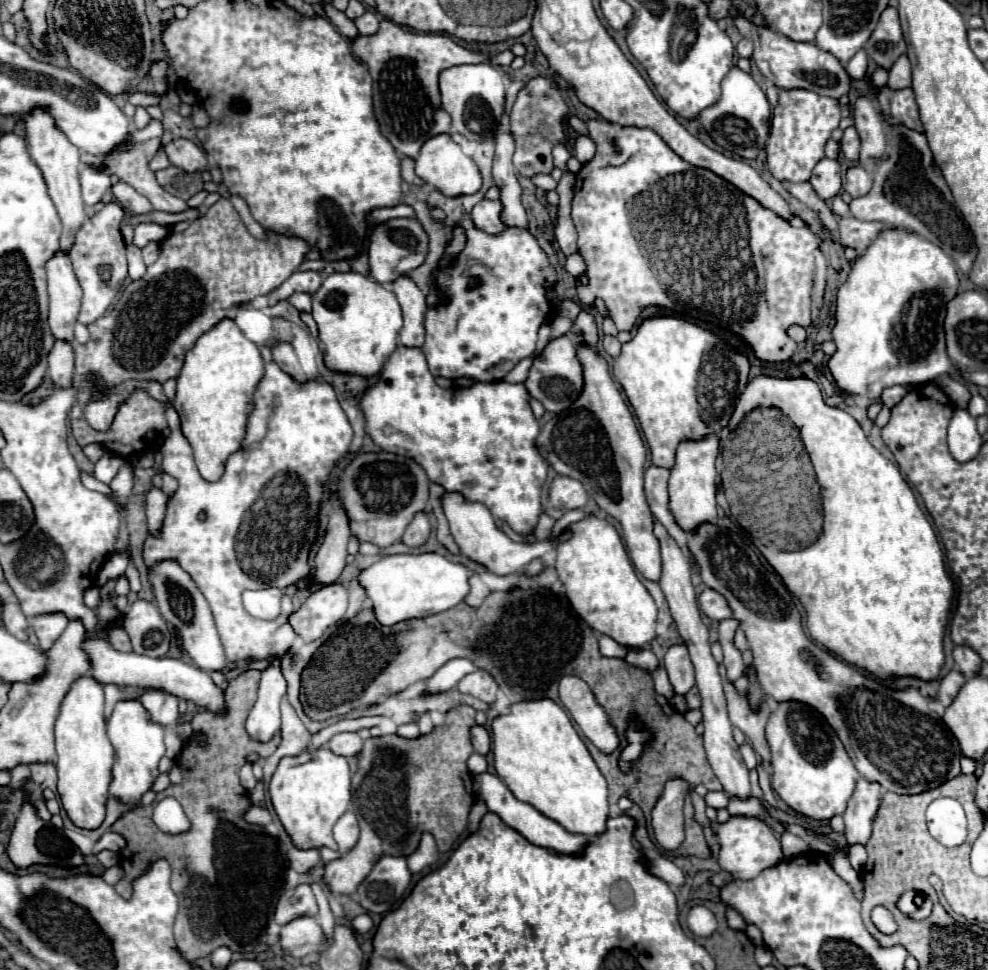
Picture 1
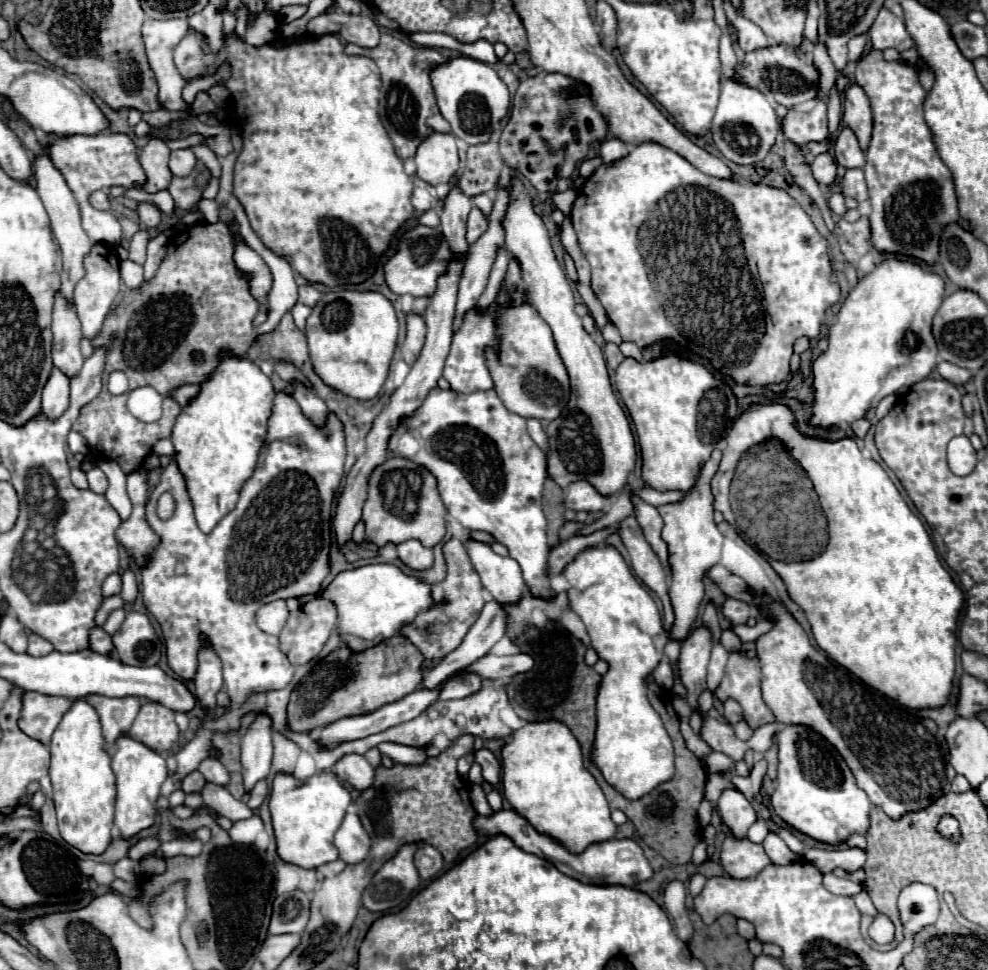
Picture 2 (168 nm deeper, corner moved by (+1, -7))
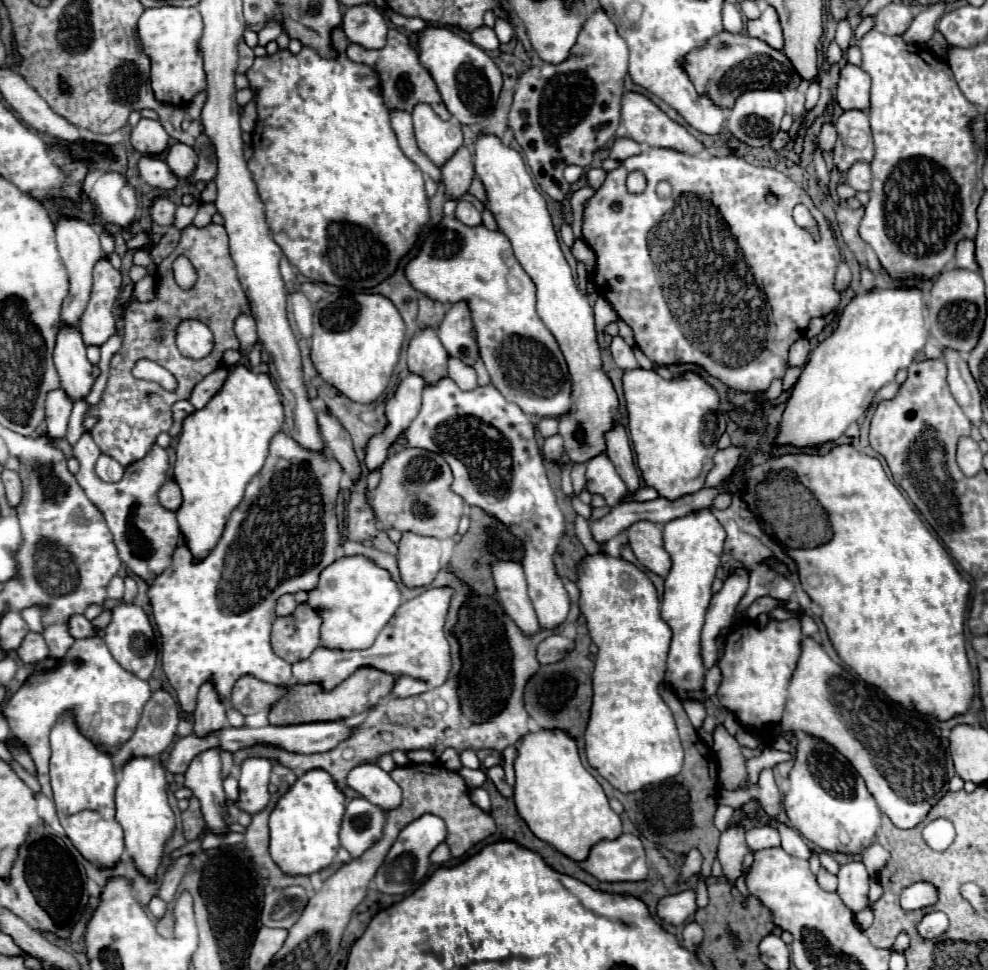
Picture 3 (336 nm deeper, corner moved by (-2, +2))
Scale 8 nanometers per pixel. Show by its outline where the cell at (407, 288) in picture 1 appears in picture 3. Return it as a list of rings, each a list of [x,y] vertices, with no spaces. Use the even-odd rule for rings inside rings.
[[[432,328],[420,330],[408,346],[410,372],[422,376],[424,382],[430,386],[446,378],[446,372],[448,372],[446,364],[448,364],[448,354],[442,348],[442,342],[438,340],[436,330]]]

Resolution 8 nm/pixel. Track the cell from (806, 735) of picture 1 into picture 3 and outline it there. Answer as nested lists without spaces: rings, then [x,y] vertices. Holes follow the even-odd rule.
[[[800,736],[788,780],[790,792],[786,794],[784,808],[792,826],[806,840],[822,850],[842,854],[860,854],[874,842],[882,818],[878,804],[868,792],[862,776],[858,776],[852,764],[836,748],[812,736]]]

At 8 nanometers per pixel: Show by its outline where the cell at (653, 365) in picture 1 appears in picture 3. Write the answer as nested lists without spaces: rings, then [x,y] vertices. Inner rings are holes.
[[[638,368],[624,372],[624,398],[626,396],[628,430],[646,486],[668,500],[678,500],[702,490],[714,466],[712,458],[718,450],[714,444],[726,428],[726,422],[718,420],[718,392],[694,372],[664,380],[652,370]]]

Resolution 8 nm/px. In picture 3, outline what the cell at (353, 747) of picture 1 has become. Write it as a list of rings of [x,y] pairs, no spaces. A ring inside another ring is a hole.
[[[376,764],[356,766],[348,774],[346,782],[350,788],[354,788],[358,794],[362,794],[366,800],[380,806],[382,810],[394,810],[402,804],[400,786],[390,778],[388,772],[384,772]]]

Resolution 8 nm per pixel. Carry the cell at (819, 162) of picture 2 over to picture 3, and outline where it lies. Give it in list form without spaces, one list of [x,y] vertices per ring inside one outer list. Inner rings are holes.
[[[826,122],[826,124],[822,124],[822,130],[820,130],[820,148],[822,150],[832,150],[834,148],[834,142],[836,142],[836,128],[834,128],[834,124],[830,124],[830,122]]]

